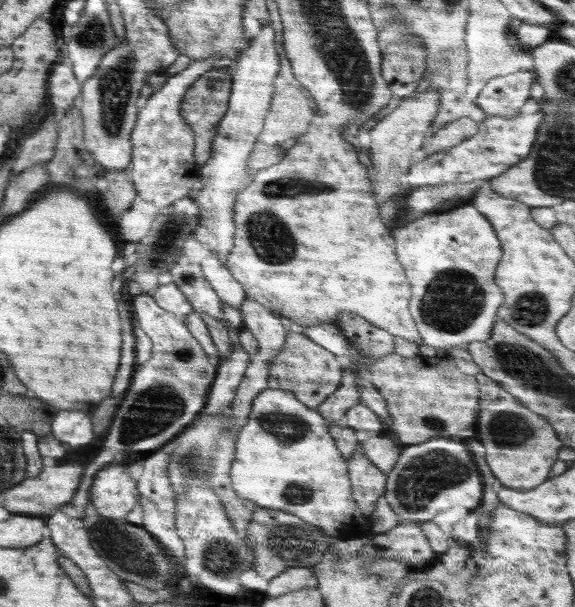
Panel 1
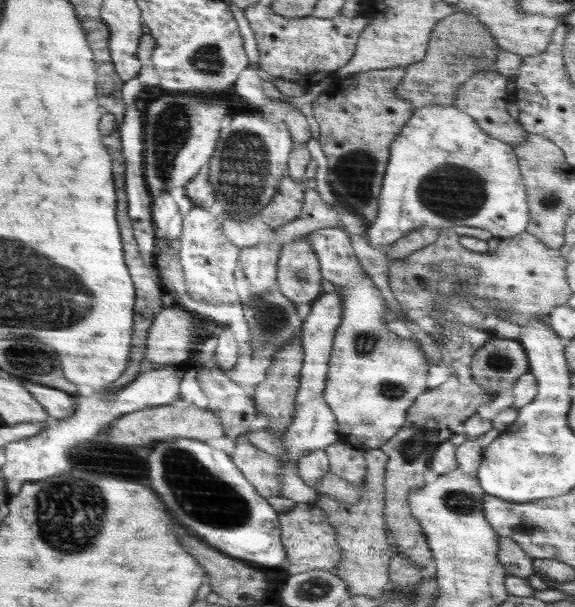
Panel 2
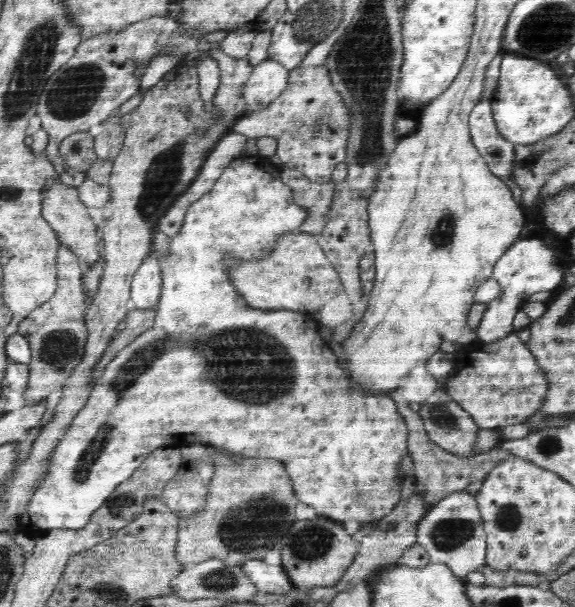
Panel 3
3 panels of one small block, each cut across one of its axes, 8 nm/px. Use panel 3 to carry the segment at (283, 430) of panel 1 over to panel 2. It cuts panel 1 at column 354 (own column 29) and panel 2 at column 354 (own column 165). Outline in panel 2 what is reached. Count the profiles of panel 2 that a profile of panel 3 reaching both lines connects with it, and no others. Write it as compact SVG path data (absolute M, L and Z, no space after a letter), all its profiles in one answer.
M340 227L320 228L308 235L308 242L318 258L321 278L341 288L341 296L344 300L342 322L336 330L328 361L326 384L322 391L323 400L336 416L336 422L340 426L338 434L341 442L351 444L363 452L378 450L396 432L403 429L402 424L406 421L408 410L413 406L416 397L428 389L426 378L430 364L418 342L414 342L406 333L400 336L394 335L382 322L382 317L385 316L388 308L379 290L366 276L364 268L354 255L354 248L347 232Z

